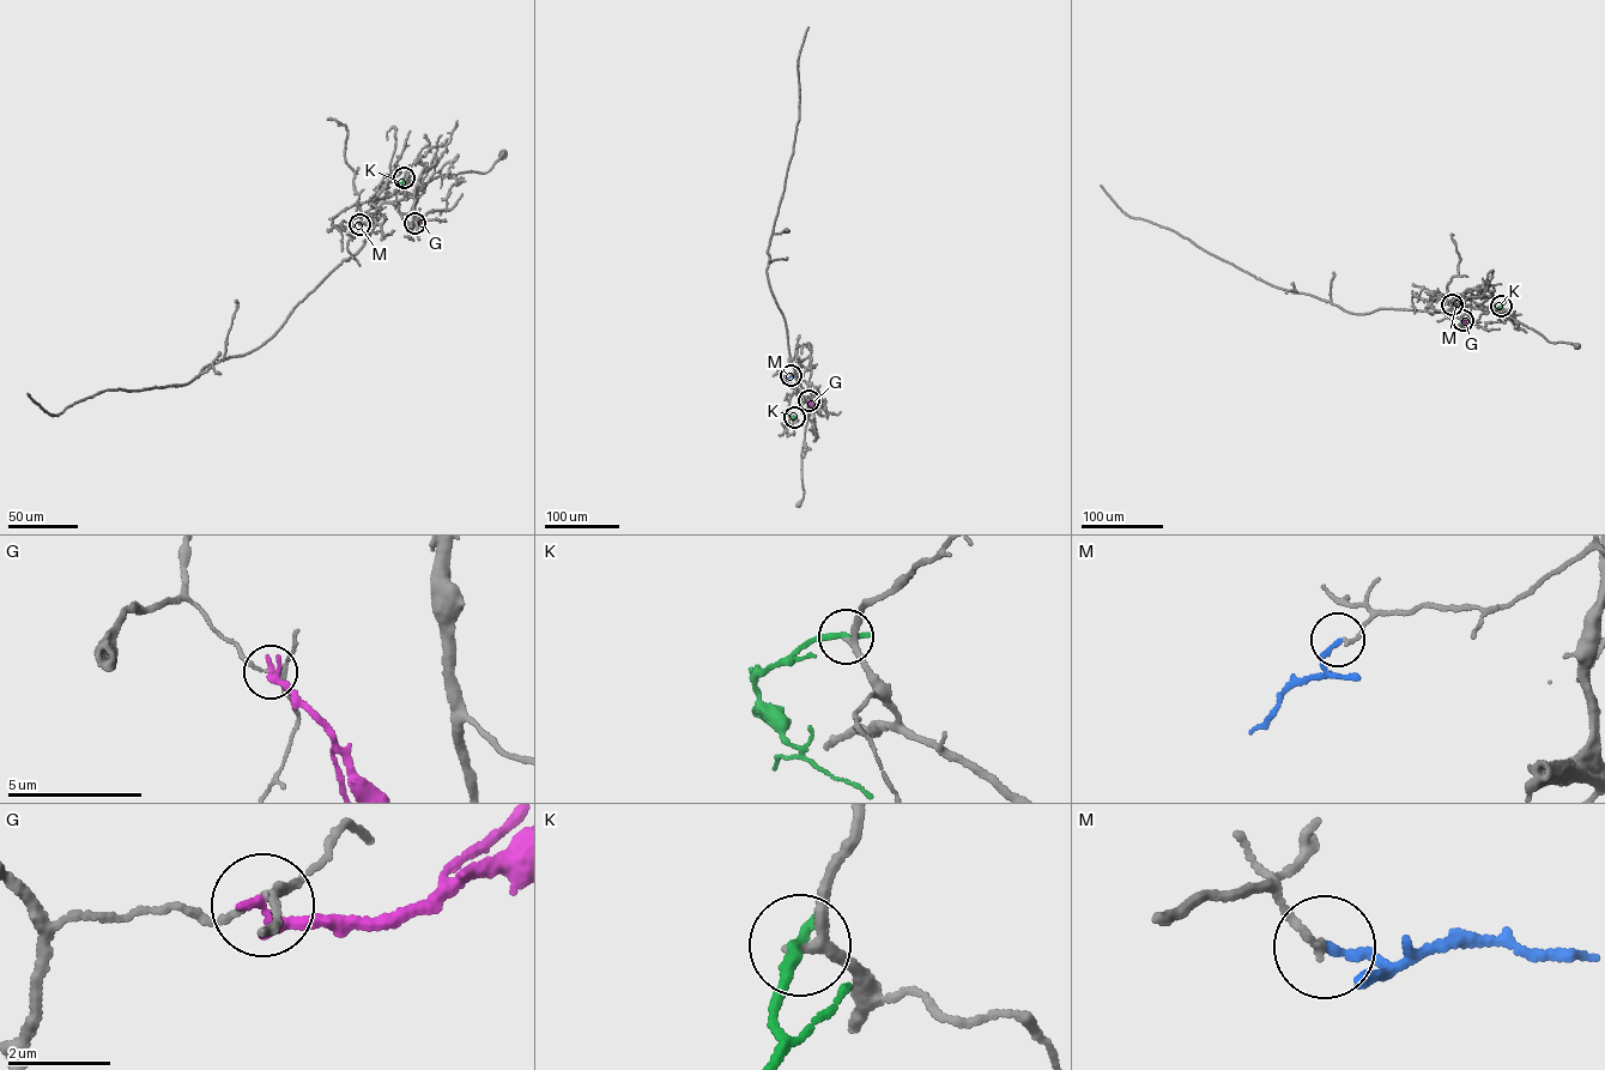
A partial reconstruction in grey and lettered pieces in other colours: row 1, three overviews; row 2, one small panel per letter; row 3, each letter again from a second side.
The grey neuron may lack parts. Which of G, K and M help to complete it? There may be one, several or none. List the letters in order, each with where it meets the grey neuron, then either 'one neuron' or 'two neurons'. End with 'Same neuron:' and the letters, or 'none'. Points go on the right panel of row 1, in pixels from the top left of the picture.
G: (1463, 320) | two neurons
K: (1501, 306) | two neurons
M: (1452, 304) | two neurons
Same neuron: none

